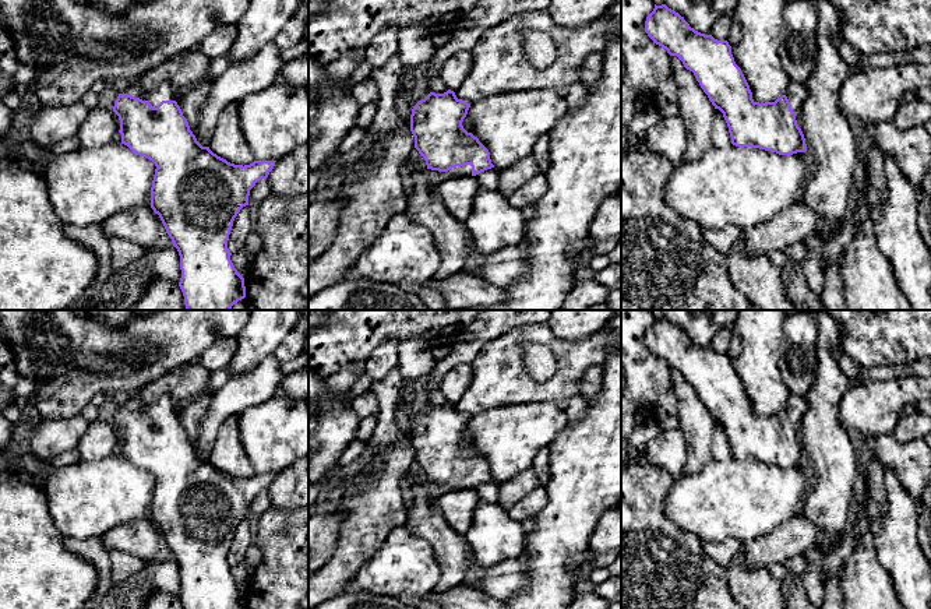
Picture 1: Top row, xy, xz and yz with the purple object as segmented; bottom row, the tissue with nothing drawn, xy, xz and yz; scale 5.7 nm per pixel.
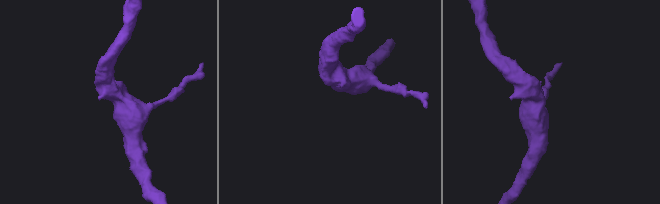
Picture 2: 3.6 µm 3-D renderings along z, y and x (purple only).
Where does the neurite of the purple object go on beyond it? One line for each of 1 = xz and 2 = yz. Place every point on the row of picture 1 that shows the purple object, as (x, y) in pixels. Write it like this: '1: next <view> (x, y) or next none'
1: next xz (459, 171)
2: next yz (796, 91)

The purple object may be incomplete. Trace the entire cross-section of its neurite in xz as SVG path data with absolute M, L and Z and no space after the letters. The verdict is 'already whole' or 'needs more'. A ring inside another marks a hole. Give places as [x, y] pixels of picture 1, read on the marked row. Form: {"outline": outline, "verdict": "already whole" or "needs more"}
{"outline": "M451 89L430 92L413 106L410 131L427 169L458 177L494 168L489 149L462 126L469 108L470 103L458 99Z", "verdict": "needs more"}

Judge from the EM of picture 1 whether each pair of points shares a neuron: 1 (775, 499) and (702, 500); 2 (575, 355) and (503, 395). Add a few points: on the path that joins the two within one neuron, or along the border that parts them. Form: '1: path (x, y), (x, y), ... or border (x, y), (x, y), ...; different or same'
1: path (757, 499), (720, 500); same
2: path (564, 375), (547, 391), (522, 391); same

